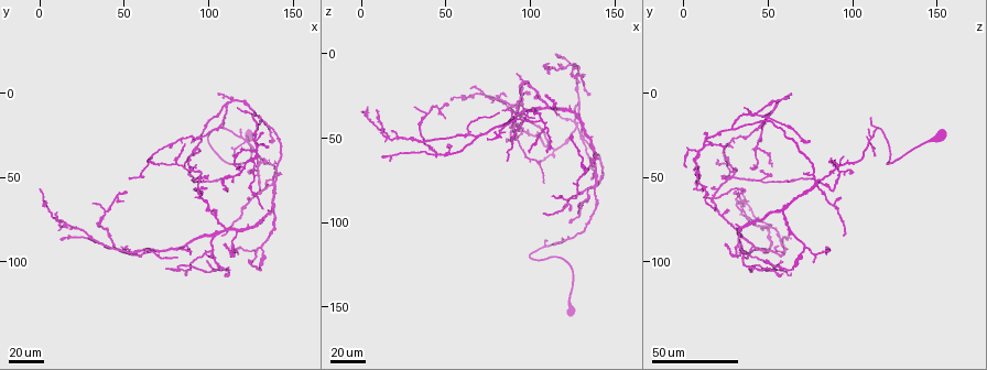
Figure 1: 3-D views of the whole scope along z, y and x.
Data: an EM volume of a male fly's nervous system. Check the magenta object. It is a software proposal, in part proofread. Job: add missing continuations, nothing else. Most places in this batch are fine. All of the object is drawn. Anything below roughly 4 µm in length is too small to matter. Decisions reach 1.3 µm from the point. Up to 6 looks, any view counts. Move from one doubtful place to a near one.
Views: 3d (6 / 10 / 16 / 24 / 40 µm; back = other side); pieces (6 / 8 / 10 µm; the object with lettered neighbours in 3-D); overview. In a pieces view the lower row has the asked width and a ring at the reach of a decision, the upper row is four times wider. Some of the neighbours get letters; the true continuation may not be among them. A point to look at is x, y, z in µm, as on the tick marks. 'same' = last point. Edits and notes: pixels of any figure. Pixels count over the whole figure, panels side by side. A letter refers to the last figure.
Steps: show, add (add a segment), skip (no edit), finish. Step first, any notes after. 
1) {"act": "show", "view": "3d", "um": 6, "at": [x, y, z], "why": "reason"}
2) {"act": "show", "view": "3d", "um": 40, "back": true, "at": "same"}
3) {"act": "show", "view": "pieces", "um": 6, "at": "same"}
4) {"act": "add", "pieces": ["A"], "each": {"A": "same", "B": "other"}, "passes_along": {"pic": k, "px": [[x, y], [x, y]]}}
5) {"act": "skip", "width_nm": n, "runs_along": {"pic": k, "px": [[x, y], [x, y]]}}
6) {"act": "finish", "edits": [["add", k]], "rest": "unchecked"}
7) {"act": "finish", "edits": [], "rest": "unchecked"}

{"act": "show", "view": "3d", "um": 40, "at": [31, 64, 31], "why": "thin end"}

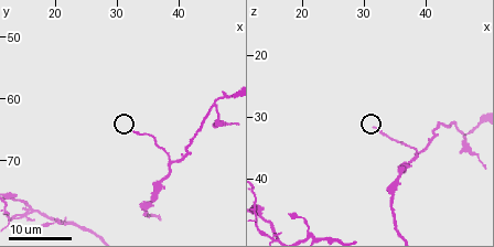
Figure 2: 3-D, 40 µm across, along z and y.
{"act": "show", "view": "pieces", "um": 6, "at": [32.0, 65.5, 31.5]}

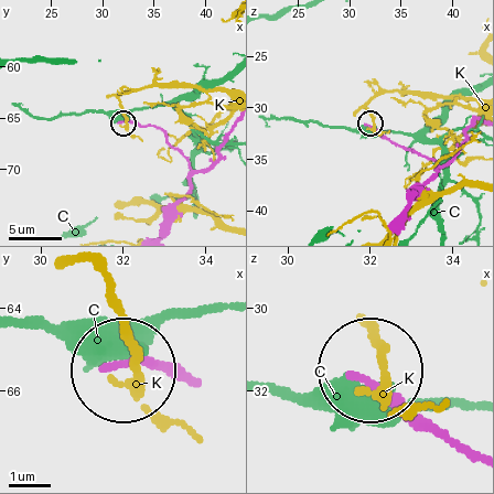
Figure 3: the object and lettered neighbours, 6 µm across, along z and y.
{"act": "skip", "width_nm": 160, "each": {"C": "other", "K": "other"}, "runs_along": {"pic": 3, "px": [[470, 455], [368, 378]]}, "found": "none of them fits"}

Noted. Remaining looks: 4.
{"act": "show", "view": "3d", "um": 40, "at": [81, 97, 35], "why": "free end"}

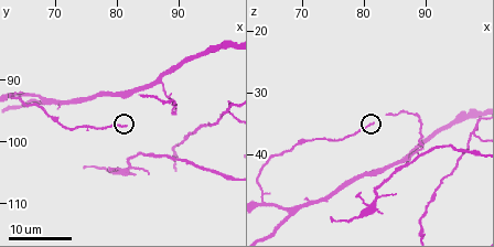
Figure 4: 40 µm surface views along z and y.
{"act": "show", "view": "pieces", "um": 8, "at": [81.5, 97.0, 35.0]}

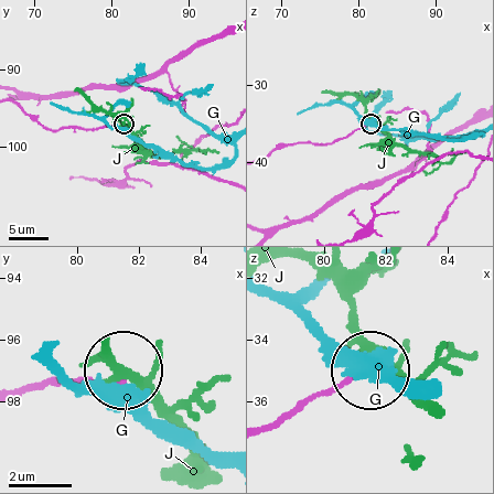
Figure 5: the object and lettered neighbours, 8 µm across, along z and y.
{"act": "skip", "each": {"G": "other", "J": "other"}, "found": "none of them fits"}

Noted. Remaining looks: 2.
{"act": "show", "view": "3d", "um": 24, "at": [83.5, 92.0, 34.0]}

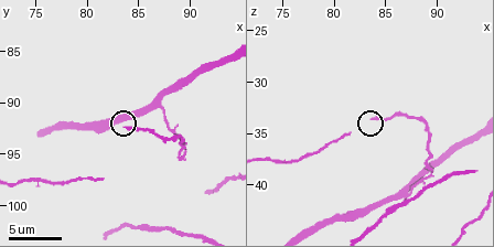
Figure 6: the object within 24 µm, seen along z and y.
{"act": "show", "view": "pieces", "um": 6, "at": [83.6, 92.2, 33.6]}

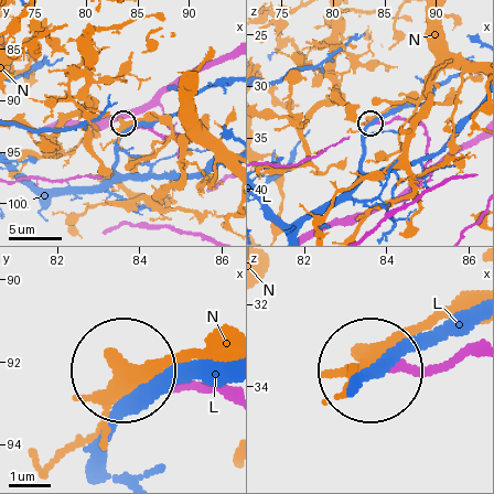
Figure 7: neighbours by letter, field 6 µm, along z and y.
{"act": "skip", "each": {"L": "other", "N": "other"}, "runs_along": {"pic": 7, "px": [[227, 396], [126, 379]]}, "found": "none of them fits"}

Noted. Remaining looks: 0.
{"act": "finish", "edits": [], "rest": "unchecked"}

